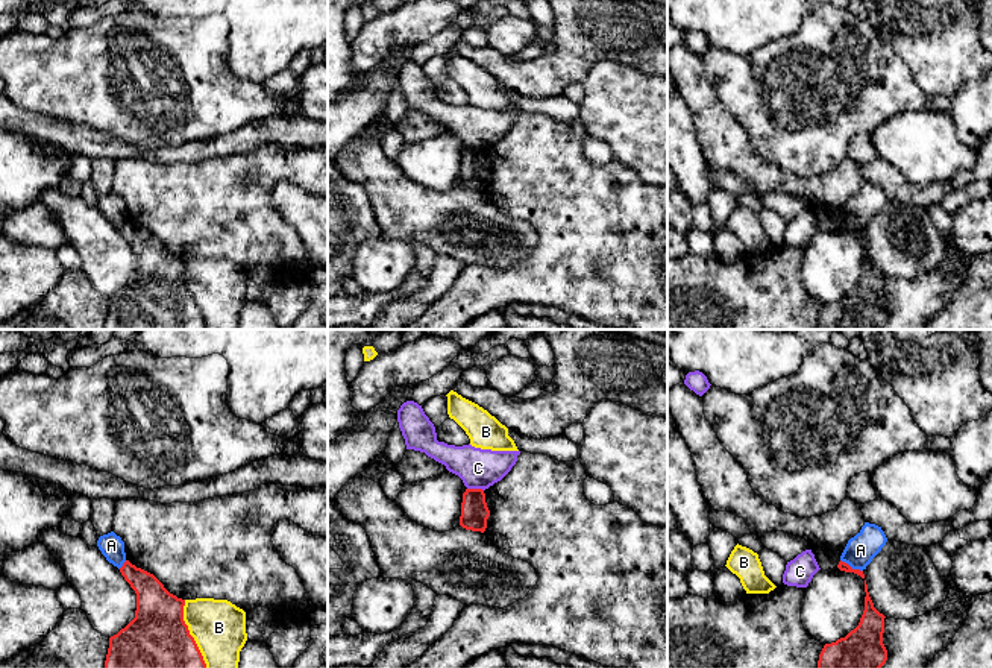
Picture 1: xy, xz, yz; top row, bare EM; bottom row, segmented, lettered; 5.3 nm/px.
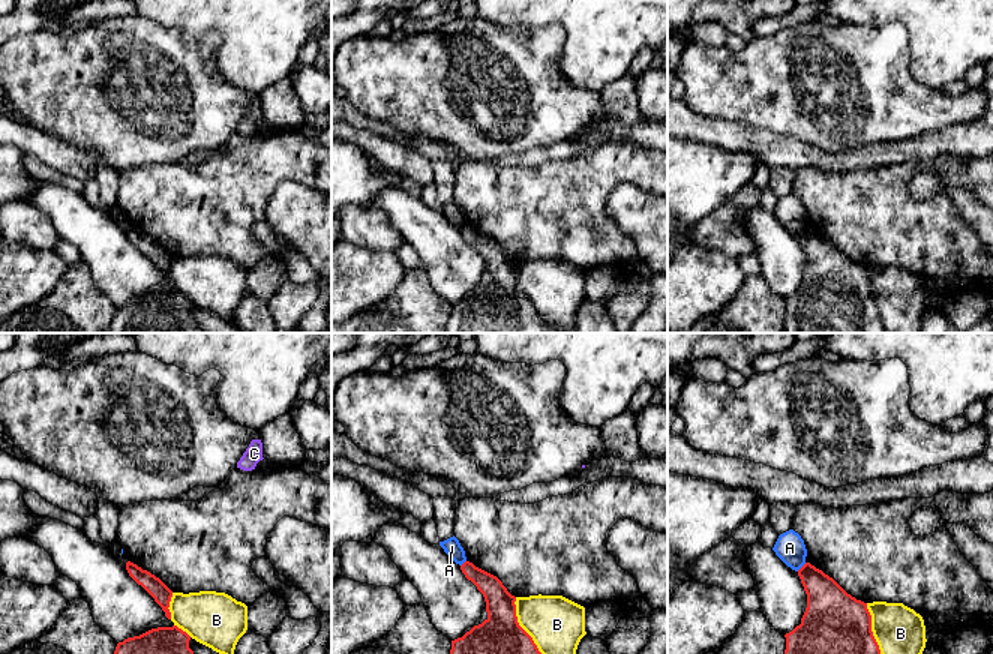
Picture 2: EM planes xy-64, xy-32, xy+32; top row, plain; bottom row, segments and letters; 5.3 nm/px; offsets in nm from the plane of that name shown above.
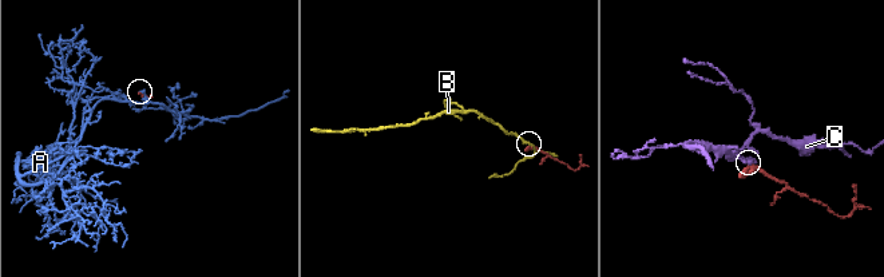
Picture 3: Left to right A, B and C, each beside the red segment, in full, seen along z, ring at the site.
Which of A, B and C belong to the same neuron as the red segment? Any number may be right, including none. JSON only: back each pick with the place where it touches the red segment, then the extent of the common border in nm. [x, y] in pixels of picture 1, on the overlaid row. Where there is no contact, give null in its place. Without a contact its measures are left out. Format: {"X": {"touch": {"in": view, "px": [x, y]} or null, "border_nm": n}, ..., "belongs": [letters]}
{"belongs": []}

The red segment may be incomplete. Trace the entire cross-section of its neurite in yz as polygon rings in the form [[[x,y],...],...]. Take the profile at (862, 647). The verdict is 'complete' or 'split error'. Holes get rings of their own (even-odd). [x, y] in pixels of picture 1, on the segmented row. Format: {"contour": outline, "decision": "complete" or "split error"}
{"contour": [[[865,580],[865,610],[859,625],[845,638],[825,644],[818,668],[881,668],[887,660],[883,644],[884,615],[880,613],[869,597]]], "decision": "complete"}

